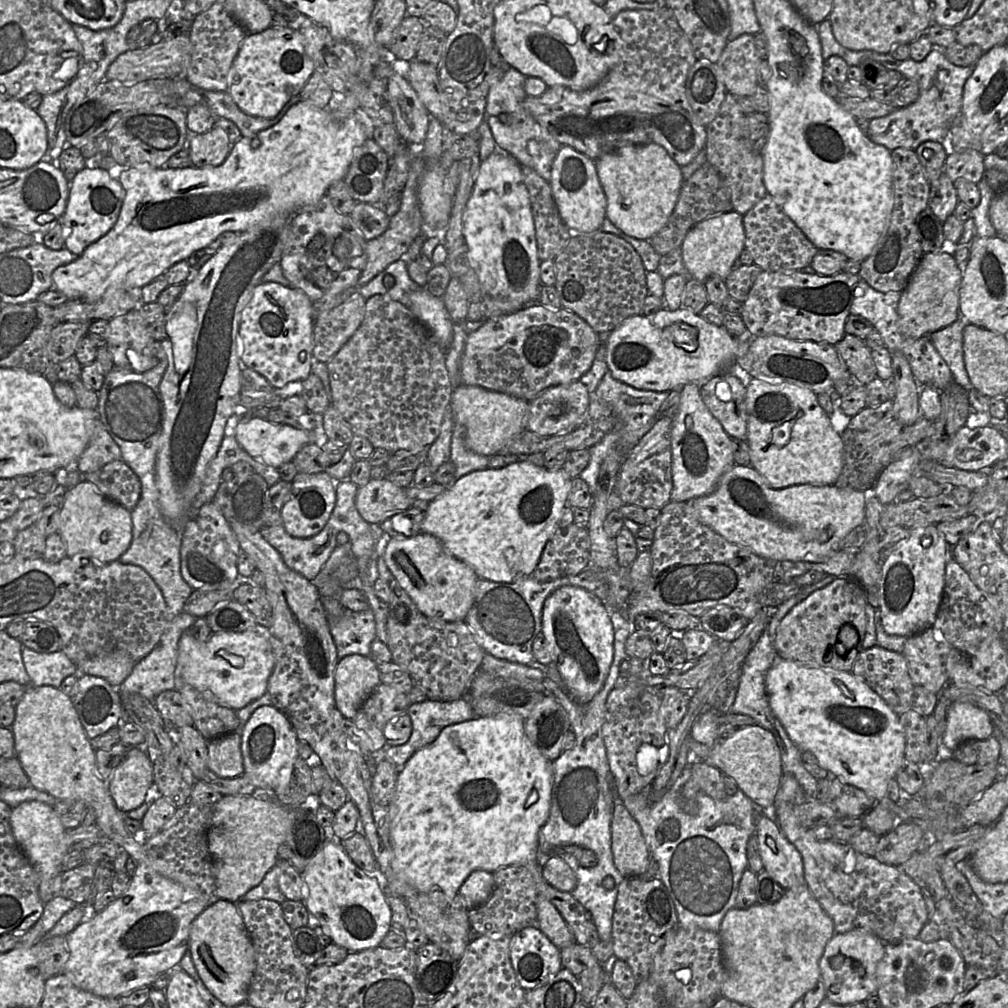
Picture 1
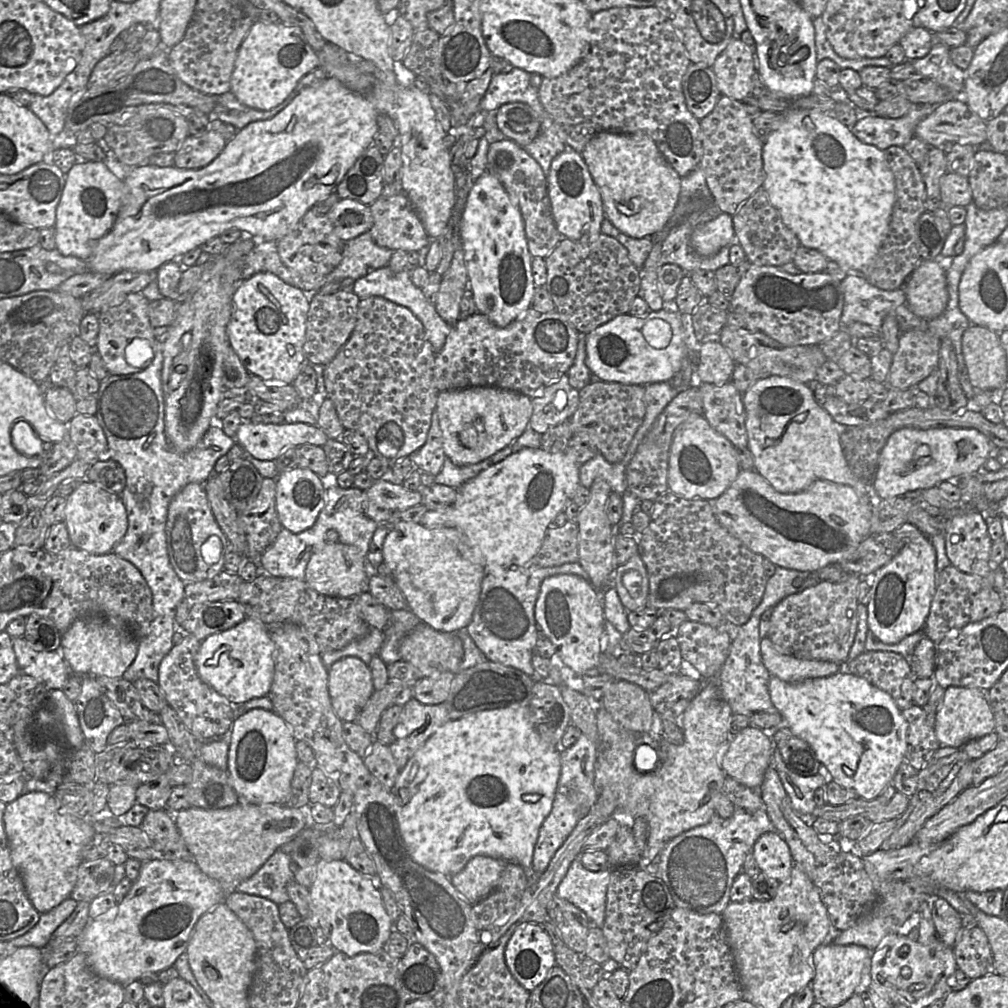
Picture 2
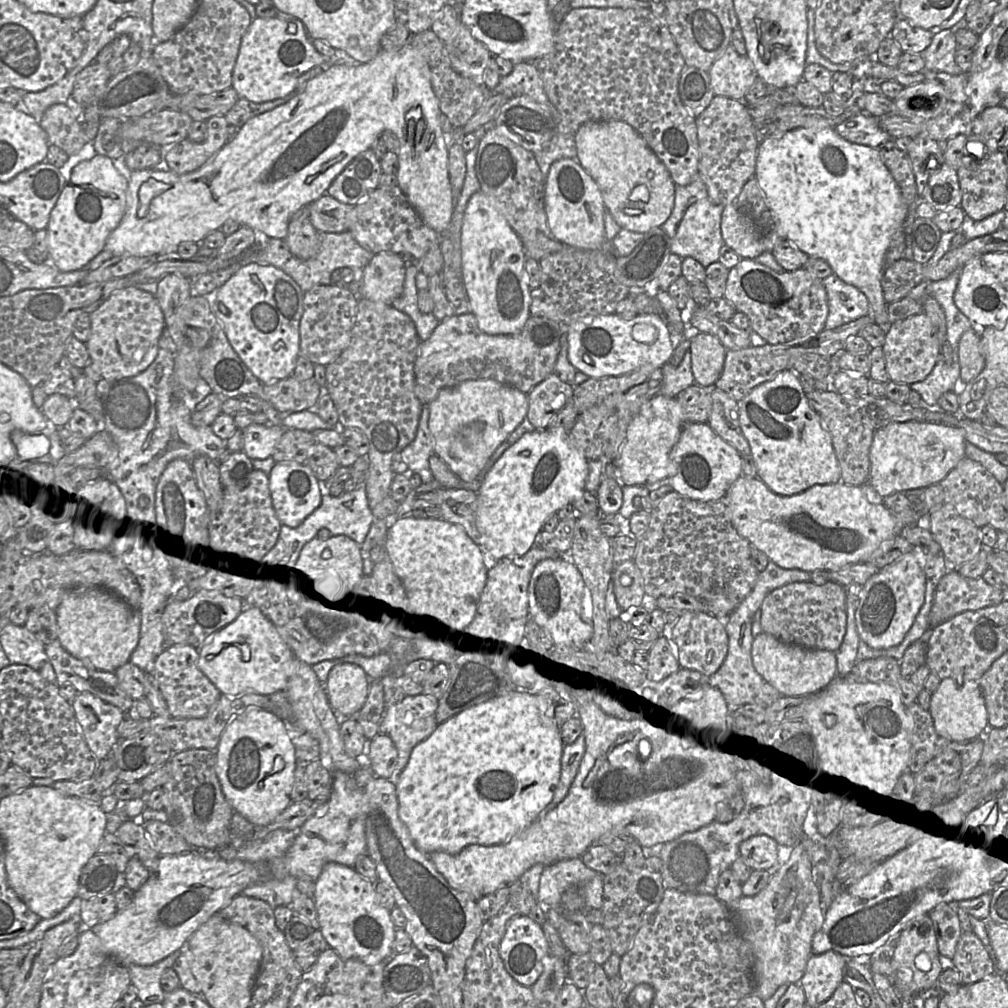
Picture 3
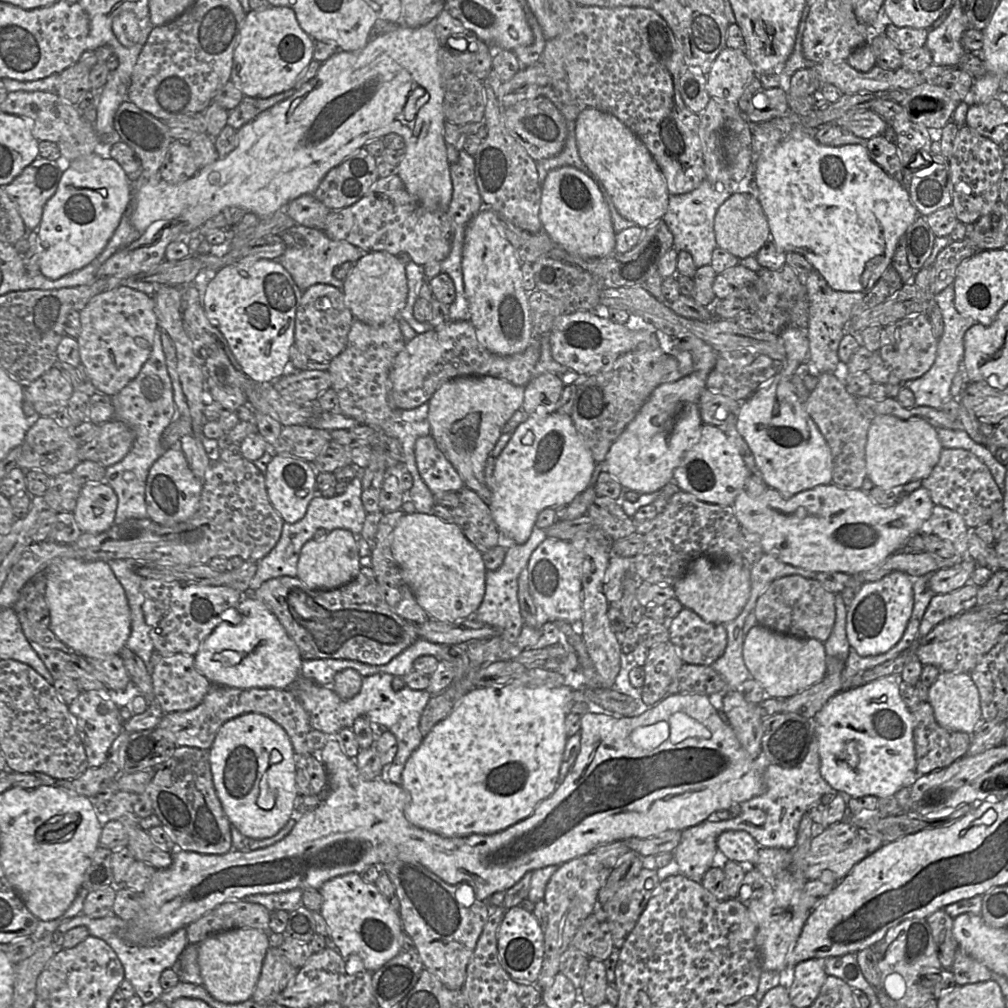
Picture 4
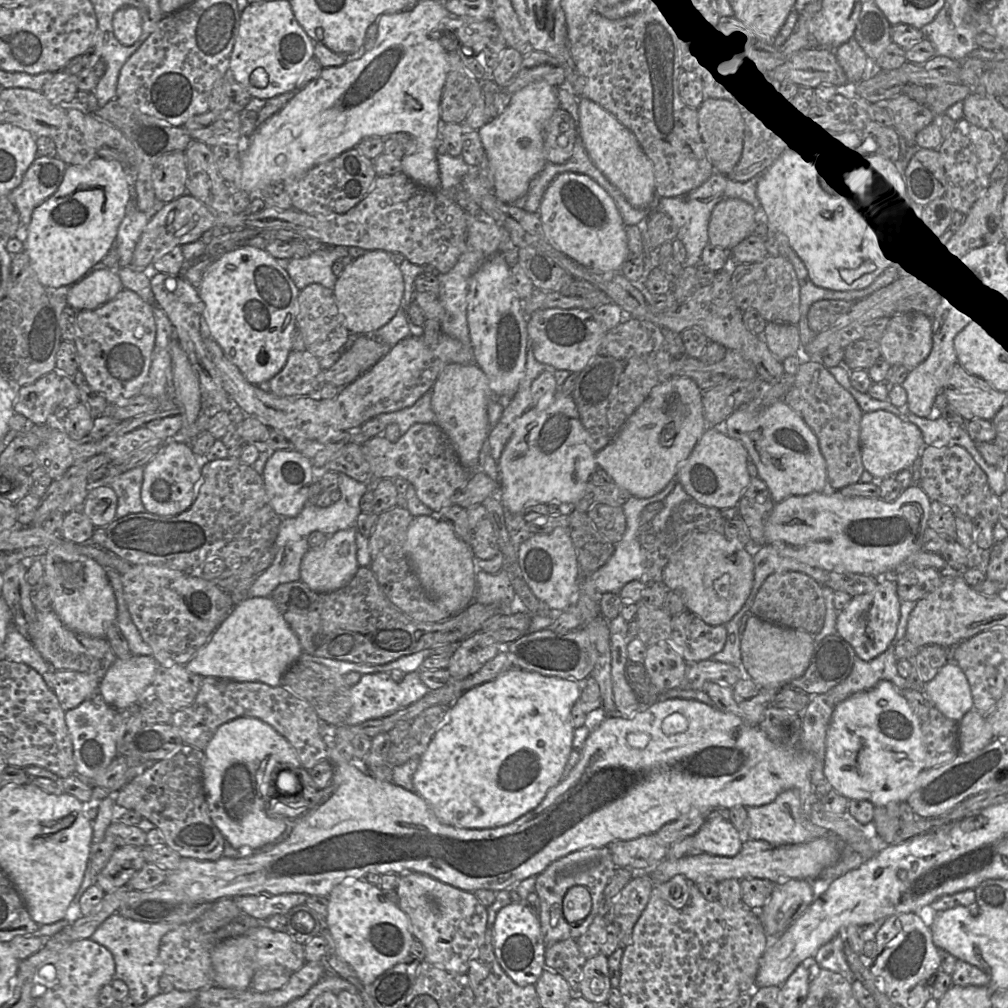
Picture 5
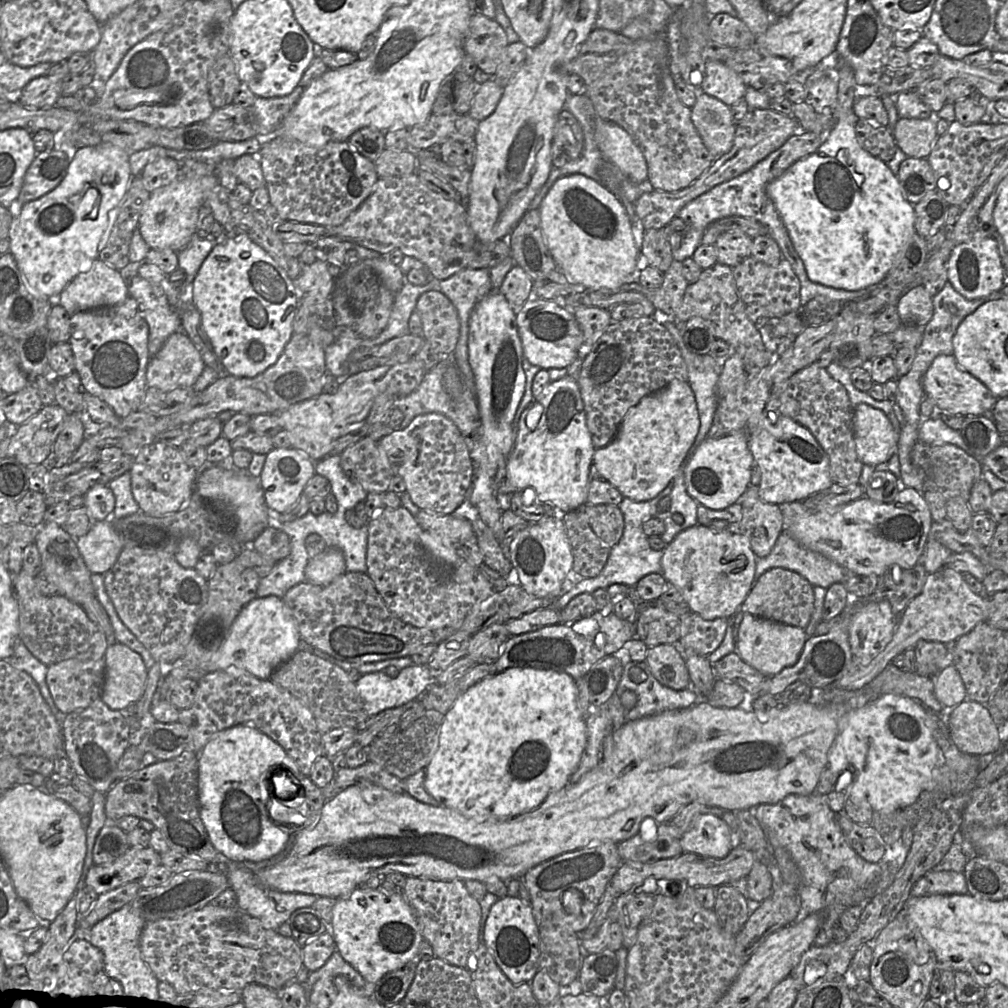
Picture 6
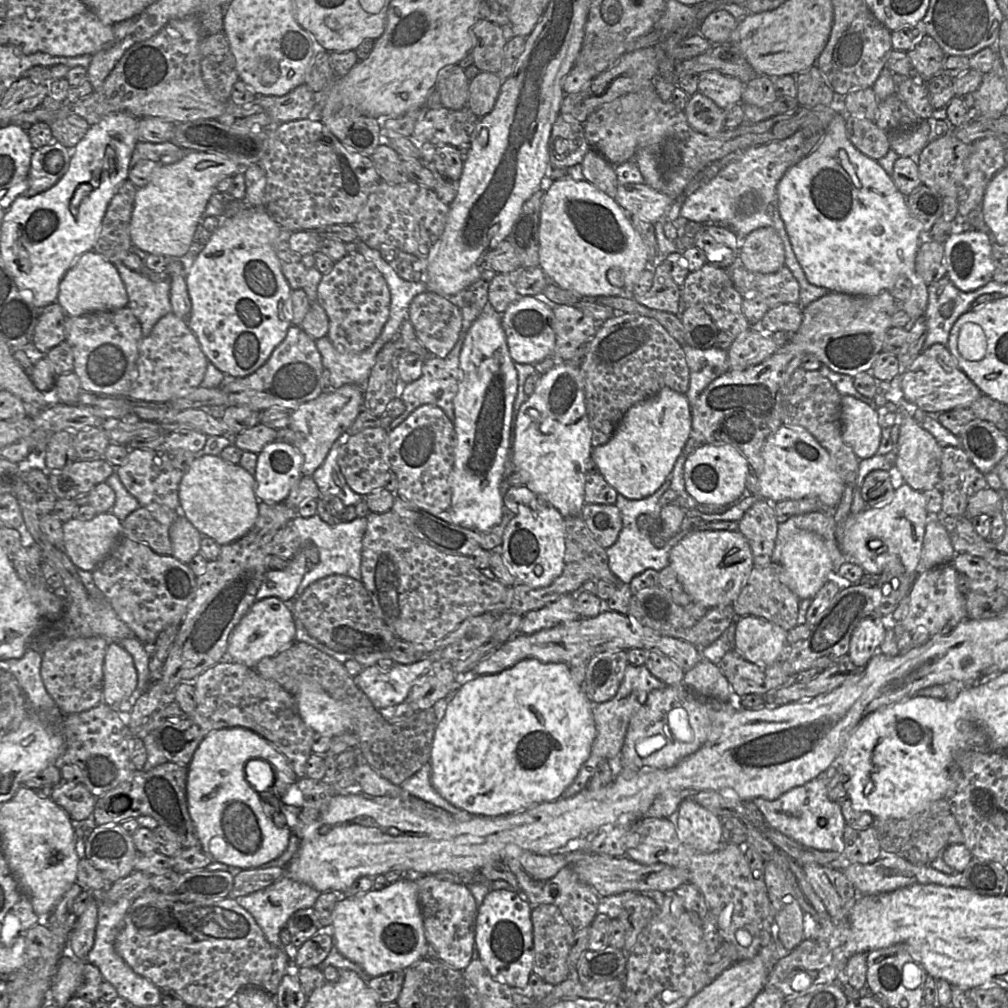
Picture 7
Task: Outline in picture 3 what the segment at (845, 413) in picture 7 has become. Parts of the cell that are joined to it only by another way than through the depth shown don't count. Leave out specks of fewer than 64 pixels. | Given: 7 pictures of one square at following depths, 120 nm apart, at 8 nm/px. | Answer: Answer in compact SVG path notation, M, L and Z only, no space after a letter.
M893 422L875 431L870 448L869 481L886 497L897 492L940 483L966 456L962 429L931 422Z

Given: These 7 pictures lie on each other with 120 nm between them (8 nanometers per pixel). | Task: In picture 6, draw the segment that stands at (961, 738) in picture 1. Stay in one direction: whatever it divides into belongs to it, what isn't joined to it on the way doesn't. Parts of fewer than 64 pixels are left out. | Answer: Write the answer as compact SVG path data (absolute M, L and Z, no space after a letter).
M954 665L945 667L934 677L934 695L946 709L966 700L964 684Z

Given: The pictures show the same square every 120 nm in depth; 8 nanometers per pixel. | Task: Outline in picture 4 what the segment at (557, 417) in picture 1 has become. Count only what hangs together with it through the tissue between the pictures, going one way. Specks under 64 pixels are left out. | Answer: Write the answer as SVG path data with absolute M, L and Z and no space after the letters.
M545 373L534 377L525 387L523 410L529 415L549 415L556 412L557 403L564 389L562 379Z

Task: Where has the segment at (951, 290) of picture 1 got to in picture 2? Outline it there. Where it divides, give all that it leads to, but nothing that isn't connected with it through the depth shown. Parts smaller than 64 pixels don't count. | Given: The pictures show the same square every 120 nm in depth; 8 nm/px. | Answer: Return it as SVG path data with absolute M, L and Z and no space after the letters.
M921 260L902 288L908 306L920 318L937 318L947 307L946 270L937 260Z

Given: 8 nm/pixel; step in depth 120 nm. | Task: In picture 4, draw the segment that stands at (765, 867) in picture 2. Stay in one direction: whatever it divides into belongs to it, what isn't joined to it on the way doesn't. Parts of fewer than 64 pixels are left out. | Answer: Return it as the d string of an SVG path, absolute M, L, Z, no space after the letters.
M728 830L721 833L716 841L721 860L732 860L744 866L751 866L760 846L745 831Z

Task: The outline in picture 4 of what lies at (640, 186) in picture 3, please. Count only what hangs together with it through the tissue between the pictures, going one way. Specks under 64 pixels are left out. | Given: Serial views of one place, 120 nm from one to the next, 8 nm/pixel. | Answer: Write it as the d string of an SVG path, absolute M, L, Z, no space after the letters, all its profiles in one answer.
M588 107L579 113L575 131L580 158L603 184L618 213L644 229L663 219L670 197L666 181L632 130L614 115Z

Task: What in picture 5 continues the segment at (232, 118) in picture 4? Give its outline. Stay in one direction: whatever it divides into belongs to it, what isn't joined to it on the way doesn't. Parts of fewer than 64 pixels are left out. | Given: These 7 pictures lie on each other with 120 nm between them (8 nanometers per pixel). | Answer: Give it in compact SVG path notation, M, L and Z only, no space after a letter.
M298 89L269 99L251 98L246 107L239 112L241 136L250 137L271 116L280 111L297 93Z

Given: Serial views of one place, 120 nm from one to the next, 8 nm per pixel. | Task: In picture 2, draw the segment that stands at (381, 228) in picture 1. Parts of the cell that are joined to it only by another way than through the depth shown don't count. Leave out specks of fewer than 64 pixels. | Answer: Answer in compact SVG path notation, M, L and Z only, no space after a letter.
M340 199L327 213L336 235L344 242L370 231L373 216L368 205Z

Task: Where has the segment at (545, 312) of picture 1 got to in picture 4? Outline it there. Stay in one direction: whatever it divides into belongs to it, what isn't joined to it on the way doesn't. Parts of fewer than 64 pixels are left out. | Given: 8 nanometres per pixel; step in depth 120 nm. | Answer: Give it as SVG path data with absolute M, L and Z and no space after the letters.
M470 320L451 321L406 342L390 371L392 398L398 409L412 410L429 402L443 383L463 376L492 376L526 387L533 379L533 370L540 355L541 342L538 336L532 335L530 344L523 352L502 356L490 352L479 342Z

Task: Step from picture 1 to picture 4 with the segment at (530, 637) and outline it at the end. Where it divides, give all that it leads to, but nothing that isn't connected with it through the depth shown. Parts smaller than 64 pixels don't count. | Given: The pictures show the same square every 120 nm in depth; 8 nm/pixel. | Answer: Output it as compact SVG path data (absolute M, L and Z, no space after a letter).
M536 526L533 528L529 539L521 545L512 544L506 549L505 558L502 565L494 571L486 571L485 574L485 594L481 605L477 611L473 614L473 618L494 627L498 634L492 638L486 640L470 640L479 641L484 644L484 663L493 663L497 661L509 661L514 660L514 658L520 653L518 647L516 646L517 638L521 632L524 625L523 618L520 614L520 606L518 601L518 578L524 569L527 569L528 561L530 559L533 551L547 538L547 535L543 529L539 529Z

